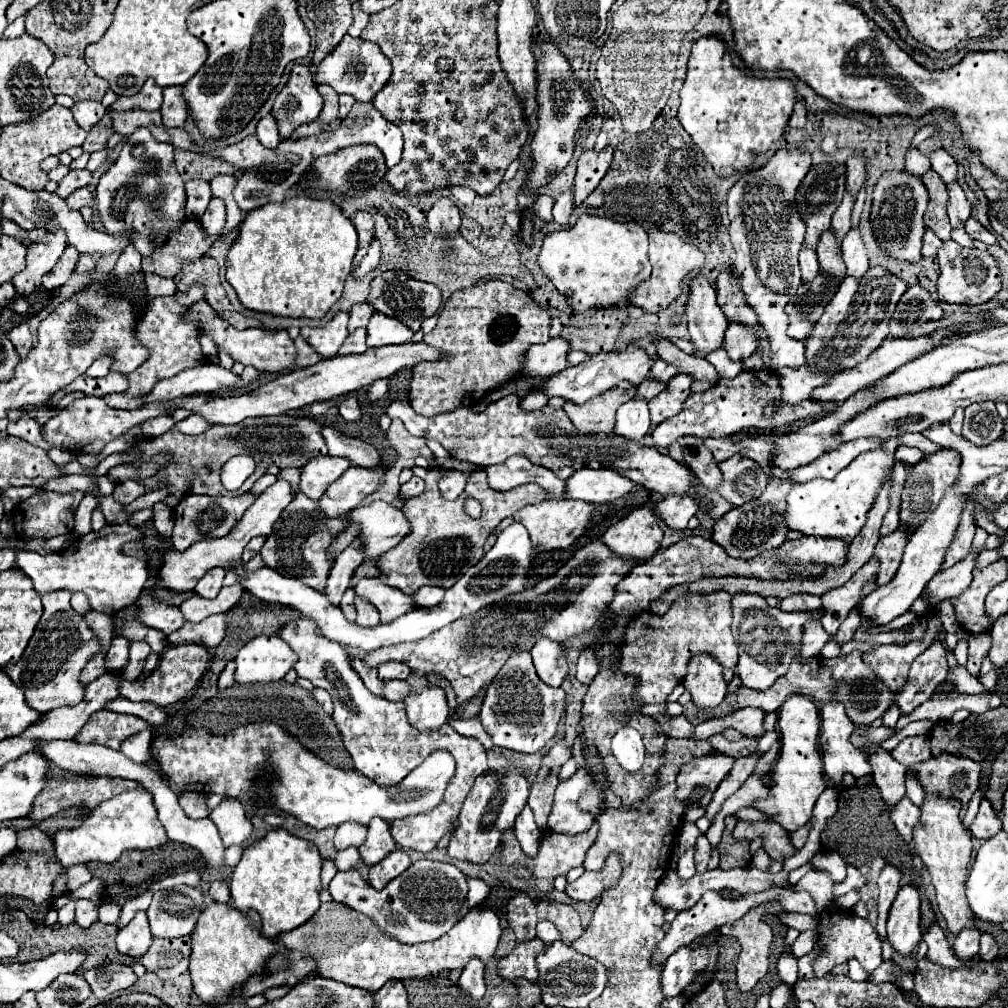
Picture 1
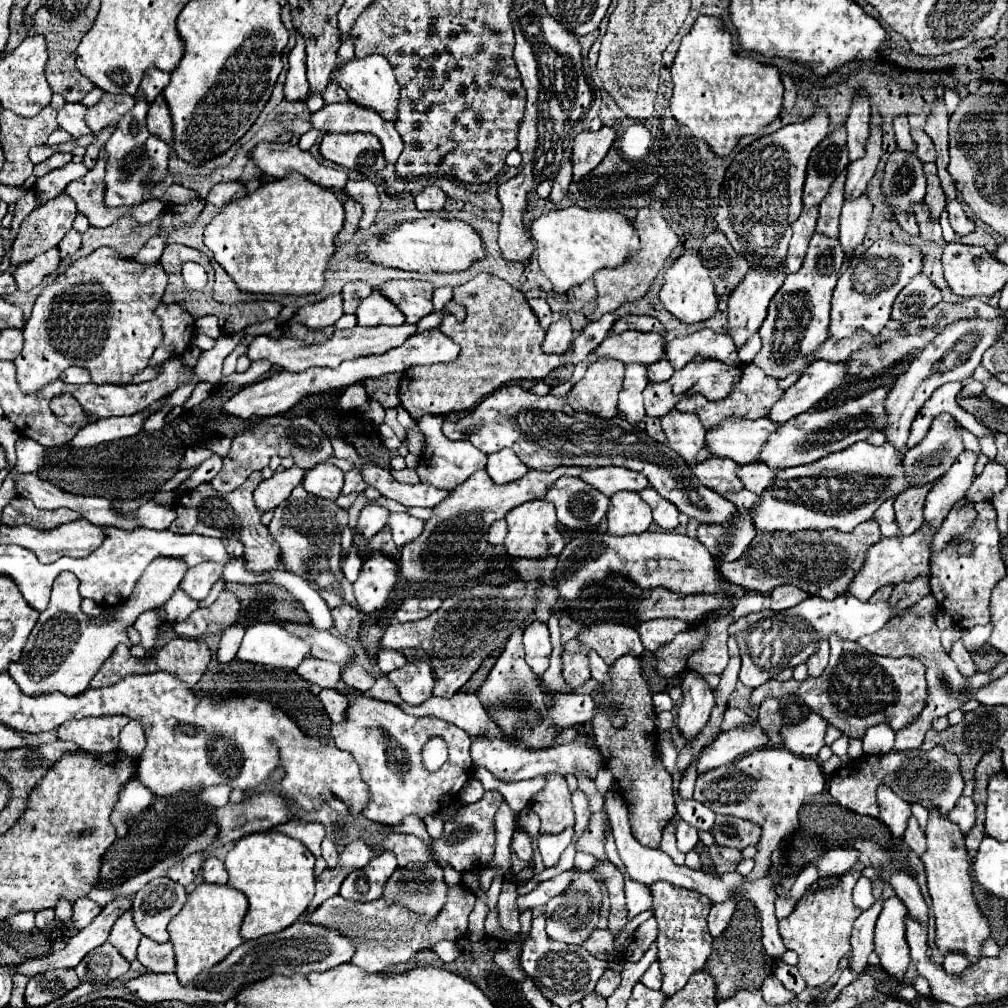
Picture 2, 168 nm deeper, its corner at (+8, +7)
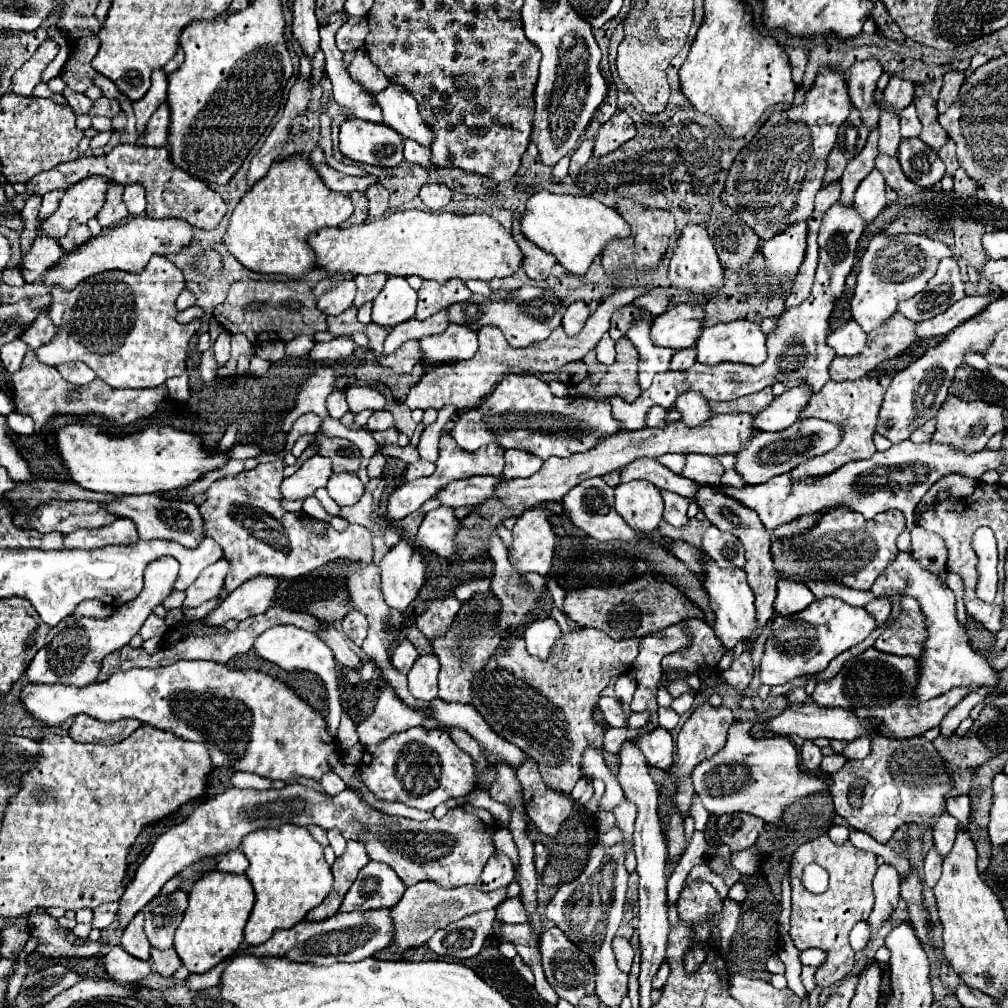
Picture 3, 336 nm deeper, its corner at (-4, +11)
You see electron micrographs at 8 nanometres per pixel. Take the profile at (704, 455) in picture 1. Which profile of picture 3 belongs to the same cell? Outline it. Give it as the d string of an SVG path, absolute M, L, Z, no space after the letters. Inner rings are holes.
M686 391L680 395L680 399L676 401L676 411L680 411L680 421L688 427L698 427L700 423L704 423L704 419L712 417L712 411L706 403L706 399L696 393L696 391Z

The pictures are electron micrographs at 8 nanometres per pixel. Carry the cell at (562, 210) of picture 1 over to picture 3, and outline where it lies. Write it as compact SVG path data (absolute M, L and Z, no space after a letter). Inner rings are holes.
M588 139L588 141L582 141L582 145L574 151L572 155L572 161L570 161L570 175L578 175L580 169L588 163L588 159L592 157L592 149L594 149L594 141Z

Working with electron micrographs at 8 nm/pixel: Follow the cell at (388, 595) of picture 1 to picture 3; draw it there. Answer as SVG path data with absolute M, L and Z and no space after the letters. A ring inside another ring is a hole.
M276 457L272 463L258 465L238 475L222 477L206 491L206 501L200 505L204 531L224 549L226 559L232 561L230 575L226 577L226 589L234 591L244 581L256 575L272 575L280 579L292 579L306 575L316 567L332 559L348 559L359 565L372 565L372 535L362 525L350 525L346 531L334 531L332 527L324 537L310 533L300 525L298 513L286 513L280 507L280 483L284 479L284 459Z

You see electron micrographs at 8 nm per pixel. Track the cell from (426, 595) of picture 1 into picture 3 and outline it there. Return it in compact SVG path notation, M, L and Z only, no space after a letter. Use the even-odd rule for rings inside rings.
M454 595L438 597L416 619L416 625L428 639L432 639L432 635L442 635L448 629L450 621L458 613L458 609L460 609L460 599L456 599Z

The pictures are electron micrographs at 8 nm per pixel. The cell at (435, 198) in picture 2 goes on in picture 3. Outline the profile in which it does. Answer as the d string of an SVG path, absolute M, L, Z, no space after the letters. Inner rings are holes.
M442 183L424 185L424 187L420 189L420 199L424 201L424 205L426 205L428 209L440 211L440 209L444 209L444 207L450 203L452 191L450 191L446 185L442 185Z

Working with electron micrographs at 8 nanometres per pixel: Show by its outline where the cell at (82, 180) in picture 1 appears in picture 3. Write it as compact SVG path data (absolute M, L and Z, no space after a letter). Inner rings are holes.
M60 189L60 191L48 191L48 195L42 197L42 209L40 209L40 215L38 215L38 221L46 219L48 215L52 215L60 203L60 199L64 197L66 189Z

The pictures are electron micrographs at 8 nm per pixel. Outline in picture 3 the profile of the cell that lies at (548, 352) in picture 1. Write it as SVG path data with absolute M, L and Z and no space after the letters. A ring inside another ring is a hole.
M574 301L574 303L566 309L564 319L562 319L562 327L564 327L566 335L568 335L568 337L576 337L576 335L582 331L588 315L590 315L590 309L586 307L586 303L584 303L584 301Z

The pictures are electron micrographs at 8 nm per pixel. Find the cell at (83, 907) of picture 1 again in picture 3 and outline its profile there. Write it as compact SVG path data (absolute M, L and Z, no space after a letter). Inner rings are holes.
M104 903L94 909L92 917L92 929L108 929L114 921L114 915L118 911L118 903Z

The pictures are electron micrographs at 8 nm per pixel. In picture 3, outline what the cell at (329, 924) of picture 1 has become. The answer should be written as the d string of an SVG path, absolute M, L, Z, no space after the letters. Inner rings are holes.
M416 883L412 887L408 887L404 891L404 897L390 907L390 915L392 915L392 925L394 925L394 937L392 943L396 947L396 951L406 951L406 949L414 949L424 945L438 929L446 927L452 921L458 921L466 915L472 915L476 911L484 911L484 909L494 909L496 905L500 905L506 899L506 887L498 889L498 891L490 891L490 893L482 893L478 891L476 885L464 885L464 887L454 887L454 889L444 889L444 887L436 887L436 883Z

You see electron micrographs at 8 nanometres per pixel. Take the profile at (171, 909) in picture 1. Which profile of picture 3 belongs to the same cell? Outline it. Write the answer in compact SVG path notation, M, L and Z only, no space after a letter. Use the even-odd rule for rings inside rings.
M178 889L172 893L160 893L148 907L144 907L144 933L148 941L158 949L168 949L174 945L174 931L182 921L188 907L188 893Z

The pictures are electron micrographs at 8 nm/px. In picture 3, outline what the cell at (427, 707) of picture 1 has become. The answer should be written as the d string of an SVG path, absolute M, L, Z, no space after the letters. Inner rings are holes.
M422 655L408 671L408 689L416 699L430 701L438 697L440 661L436 655Z

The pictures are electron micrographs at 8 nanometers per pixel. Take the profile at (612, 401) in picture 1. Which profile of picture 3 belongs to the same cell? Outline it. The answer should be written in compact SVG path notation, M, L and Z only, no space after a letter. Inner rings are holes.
M628 337L616 341L616 361L608 367L606 375L596 385L598 401L620 397L632 403L640 395L638 387L638 353Z

